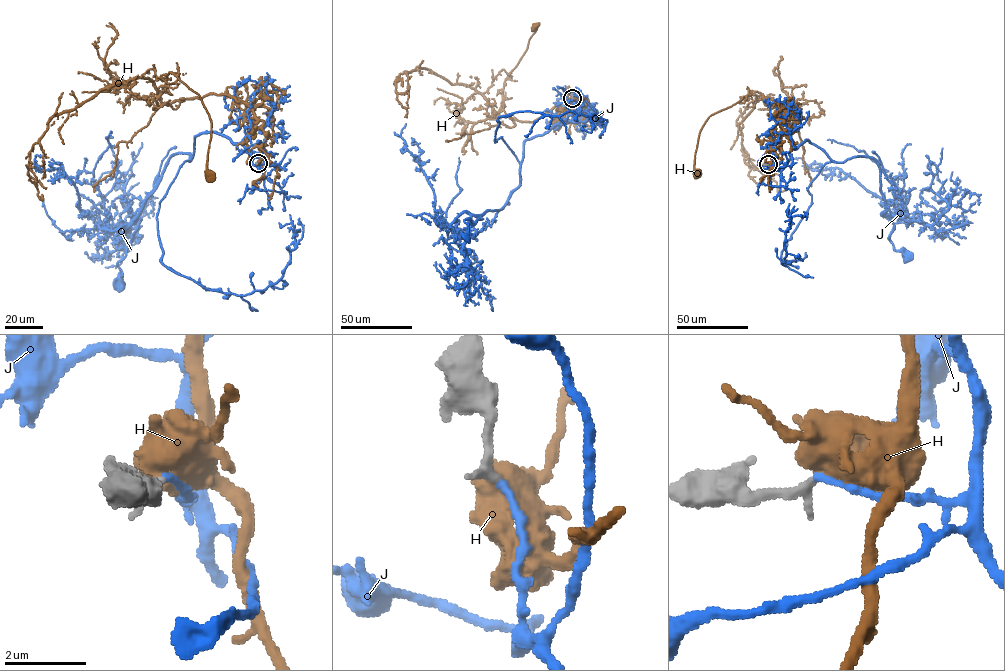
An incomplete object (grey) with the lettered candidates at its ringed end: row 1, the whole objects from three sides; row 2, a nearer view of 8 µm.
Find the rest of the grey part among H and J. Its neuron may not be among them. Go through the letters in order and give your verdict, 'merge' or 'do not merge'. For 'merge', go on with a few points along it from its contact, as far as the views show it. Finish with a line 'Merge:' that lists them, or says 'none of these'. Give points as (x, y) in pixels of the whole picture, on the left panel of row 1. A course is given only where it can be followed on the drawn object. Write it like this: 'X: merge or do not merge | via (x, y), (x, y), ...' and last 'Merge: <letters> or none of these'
H: do not merge
J: merge | via (258, 163), (263, 172), (219, 133), (195, 137), (190, 161), (173, 154), (135, 219), (119, 285)
Merge: J

